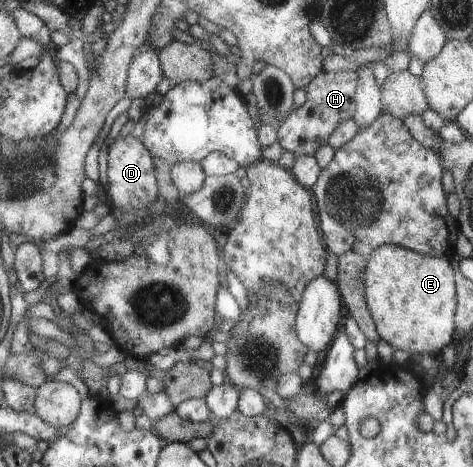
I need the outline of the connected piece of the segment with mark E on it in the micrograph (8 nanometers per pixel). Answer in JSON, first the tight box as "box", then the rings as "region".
{"box":[366,245,457,356],"region":[[[384,245],[367,256],[366,302],[381,338],[395,350],[438,356],[457,334],[457,273],[450,258],[426,256],[396,245]]]}

